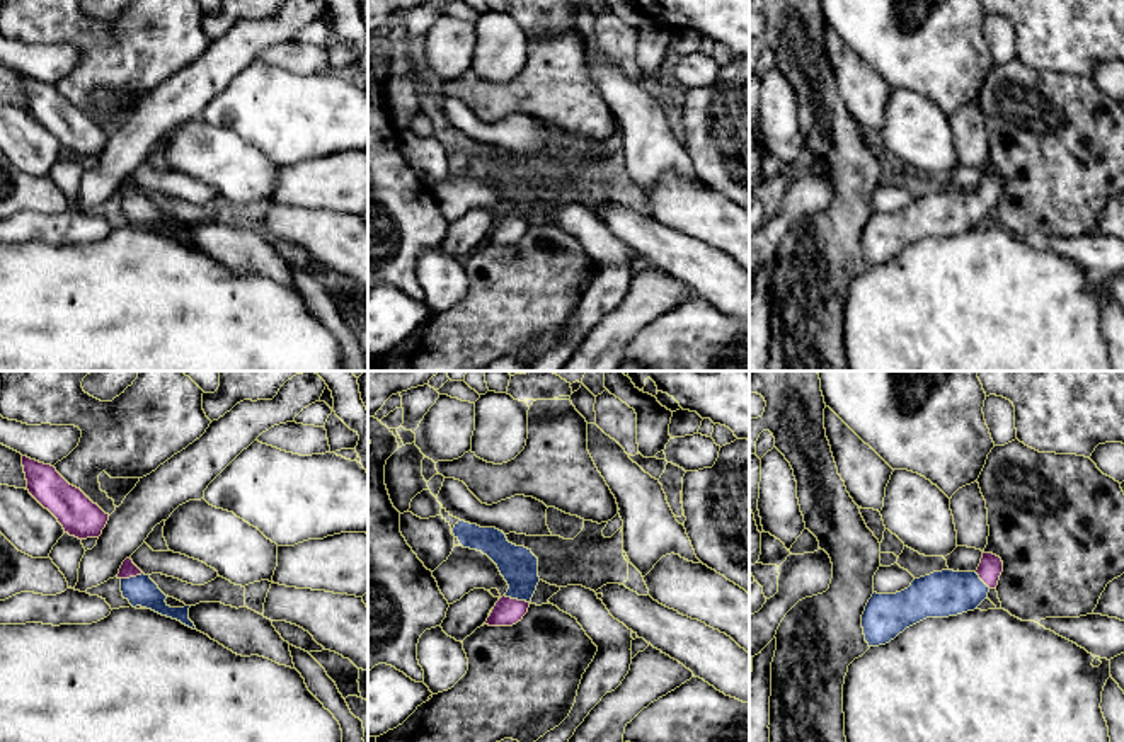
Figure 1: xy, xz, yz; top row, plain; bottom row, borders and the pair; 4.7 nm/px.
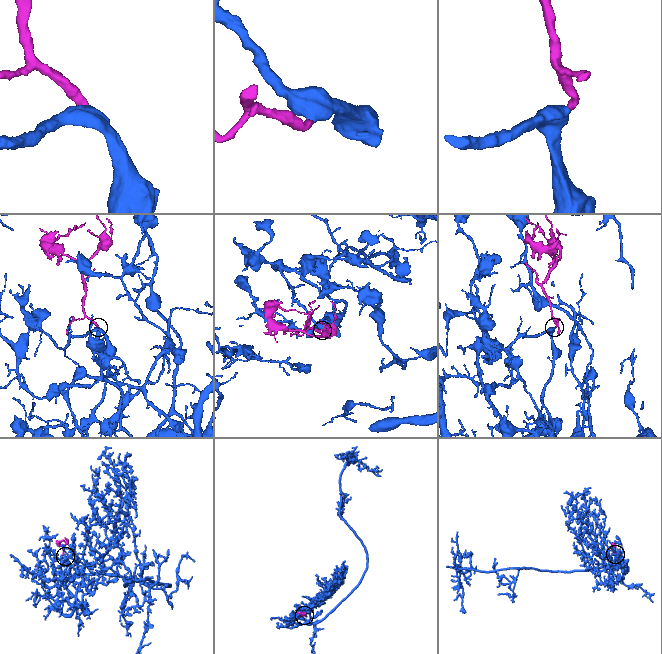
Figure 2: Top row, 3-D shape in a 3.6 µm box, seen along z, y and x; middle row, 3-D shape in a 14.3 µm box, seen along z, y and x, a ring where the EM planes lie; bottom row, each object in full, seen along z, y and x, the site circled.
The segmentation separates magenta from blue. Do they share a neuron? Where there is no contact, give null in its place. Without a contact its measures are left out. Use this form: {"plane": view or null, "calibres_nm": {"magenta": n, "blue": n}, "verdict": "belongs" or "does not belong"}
{"plane": "xz", "calibres_nm": {"magenta": 130, "blue": 180}, "verdict": "belongs"}

